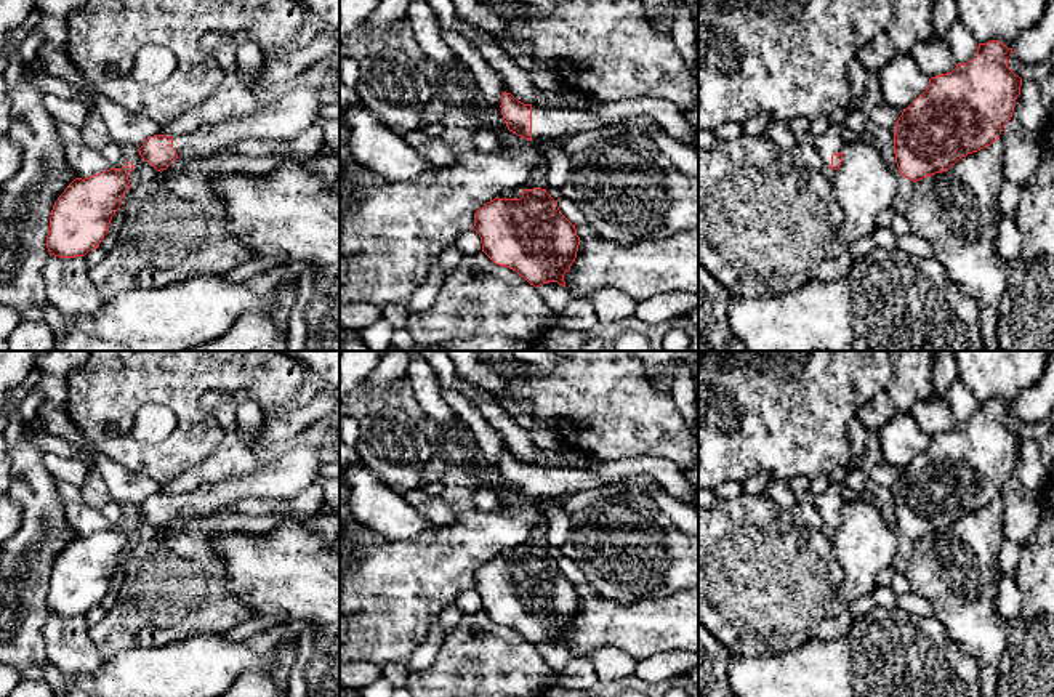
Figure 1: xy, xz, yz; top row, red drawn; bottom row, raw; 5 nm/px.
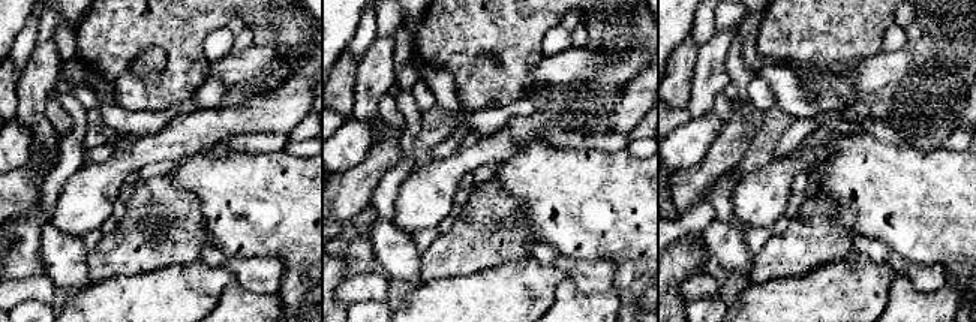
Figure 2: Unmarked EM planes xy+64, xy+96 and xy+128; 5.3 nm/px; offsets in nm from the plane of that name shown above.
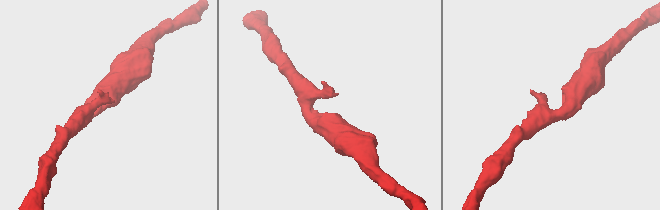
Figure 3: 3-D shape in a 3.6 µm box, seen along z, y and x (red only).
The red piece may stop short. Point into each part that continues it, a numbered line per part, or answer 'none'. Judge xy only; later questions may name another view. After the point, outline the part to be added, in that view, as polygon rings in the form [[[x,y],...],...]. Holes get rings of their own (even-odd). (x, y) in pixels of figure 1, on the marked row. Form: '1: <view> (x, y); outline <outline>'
1: xy (290, 112); outline [[[298,87],[280,91],[250,115],[200,125],[191,133],[173,136],[173,147],[178,157],[199,160],[253,139],[288,141],[312,127],[320,109],[317,90]]]

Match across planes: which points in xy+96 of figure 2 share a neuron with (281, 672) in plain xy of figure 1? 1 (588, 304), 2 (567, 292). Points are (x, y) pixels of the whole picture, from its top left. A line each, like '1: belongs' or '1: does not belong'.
1: does not belong
2: does not belong

